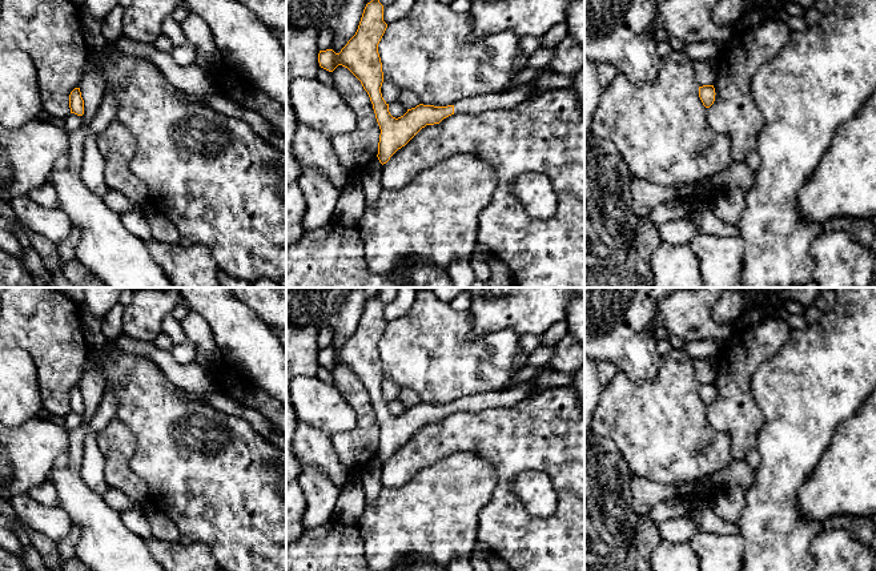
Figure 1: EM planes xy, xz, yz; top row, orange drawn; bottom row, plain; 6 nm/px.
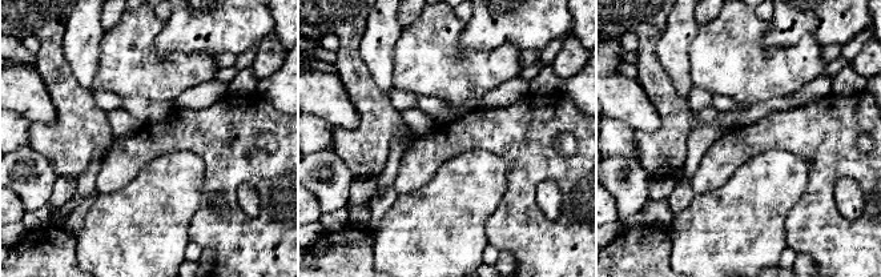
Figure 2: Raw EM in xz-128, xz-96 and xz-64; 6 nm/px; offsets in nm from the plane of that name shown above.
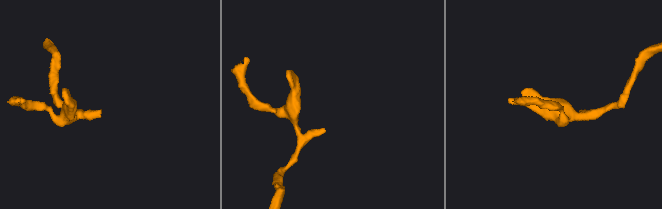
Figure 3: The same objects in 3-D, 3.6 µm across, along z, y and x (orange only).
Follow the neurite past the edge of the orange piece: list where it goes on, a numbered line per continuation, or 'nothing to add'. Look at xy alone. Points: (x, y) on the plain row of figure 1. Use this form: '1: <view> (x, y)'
nothing to add

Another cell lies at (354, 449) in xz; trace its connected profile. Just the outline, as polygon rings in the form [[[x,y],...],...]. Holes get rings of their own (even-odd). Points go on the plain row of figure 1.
[[[338,363],[333,370],[334,385],[353,407],[357,425],[347,433],[330,437],[339,462],[353,471],[365,469],[378,453],[381,427],[373,402],[361,379],[345,365]]]

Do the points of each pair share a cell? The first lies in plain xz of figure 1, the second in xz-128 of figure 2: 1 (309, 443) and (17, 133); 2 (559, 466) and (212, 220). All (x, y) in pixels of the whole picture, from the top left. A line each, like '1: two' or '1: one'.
1: one
2: one

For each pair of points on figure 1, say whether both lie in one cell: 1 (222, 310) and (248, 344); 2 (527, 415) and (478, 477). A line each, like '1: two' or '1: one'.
1: one
2: two

